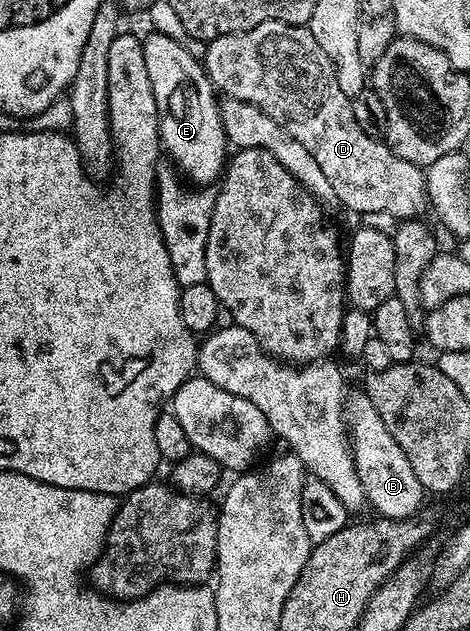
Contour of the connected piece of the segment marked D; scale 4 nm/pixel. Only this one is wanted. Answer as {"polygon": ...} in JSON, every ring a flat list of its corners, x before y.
{"polygon":[[273,19,272,21,264,21,247,31,221,35,206,43,204,66,206,76,210,78,211,83,219,92,224,91,222,93,231,99,248,101,252,105,264,109,264,113,268,113,268,117,272,117,272,121,276,121,276,125,288,129,288,133,292,133,292,137,296,137,296,141,300,141,300,145,304,145,304,149,308,149,308,153,312,153,312,157,316,157,316,165,320,165,324,177,328,177,328,182,332,185,335,200,339,204,342,202,348,210,355,211,355,216,361,217,368,213,392,213,392,217,396,217,400,221,425,216,425,211,428,211,426,171,417,167,412,161,404,161,400,157,396,157,394,150,386,146,381,138,364,133,364,129,360,129,360,125,356,125,356,116,352,114,352,105,350,104,351,99,340,89,340,85,336,81,336,69,332,65,332,61,328,61,328,53,324,53,324,49,320,49,320,45,316,45,316,37,312,37,309,26]]}

